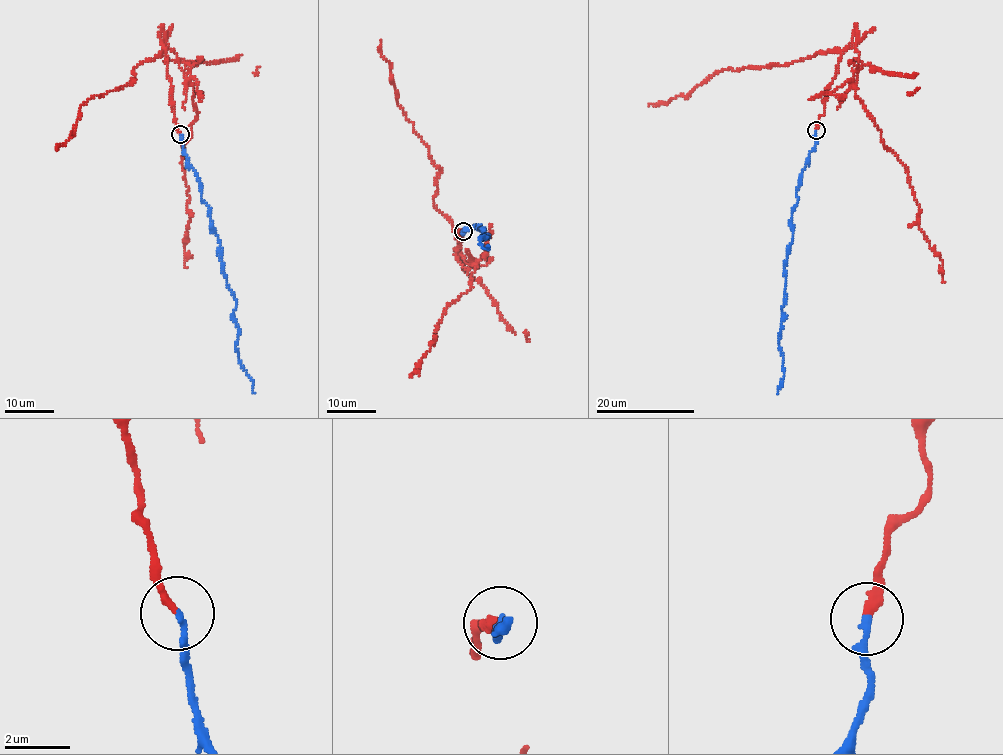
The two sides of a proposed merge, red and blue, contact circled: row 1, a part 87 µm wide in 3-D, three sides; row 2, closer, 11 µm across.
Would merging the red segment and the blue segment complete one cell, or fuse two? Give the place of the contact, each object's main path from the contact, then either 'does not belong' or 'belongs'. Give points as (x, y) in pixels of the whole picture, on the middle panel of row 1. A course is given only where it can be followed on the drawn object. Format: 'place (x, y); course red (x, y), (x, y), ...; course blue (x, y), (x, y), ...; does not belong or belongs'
place (463, 231); course red (463, 231), (459, 236), (461, 233), (458, 254), (476, 266), (471, 288), (444, 309), (434, 343), (411, 377); course blue (463, 231), (480, 225), (488, 236), (479, 238), (479, 243), (488, 245); does not belong

